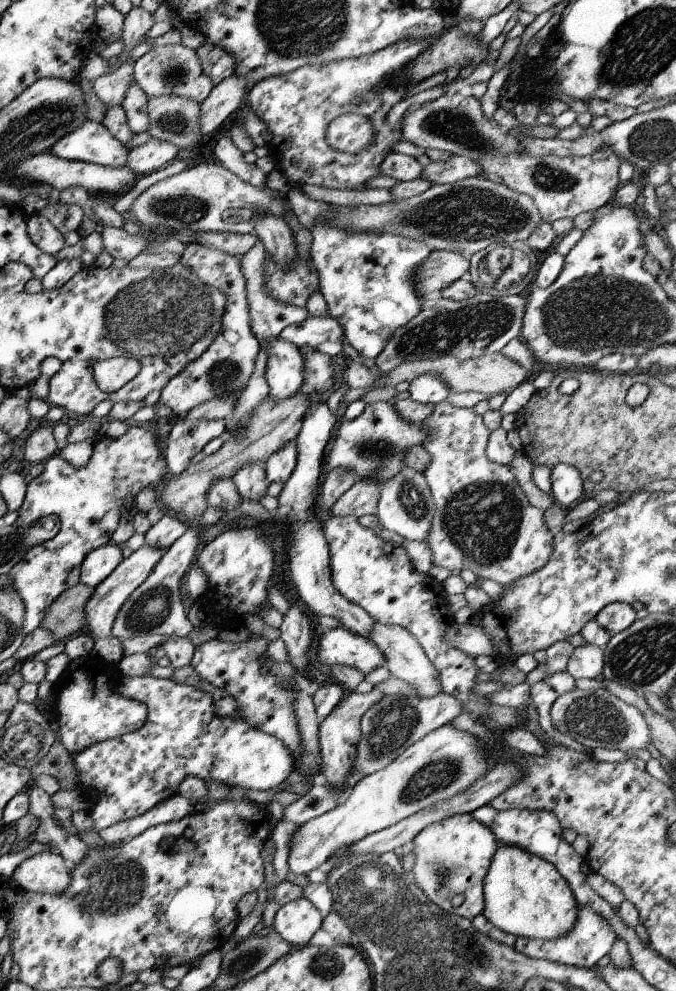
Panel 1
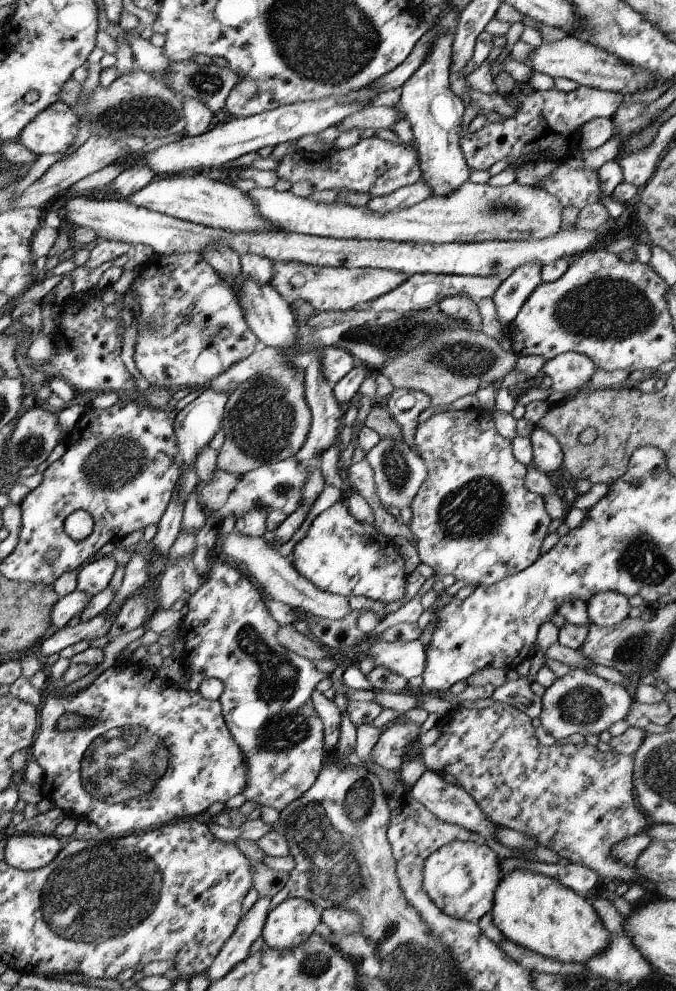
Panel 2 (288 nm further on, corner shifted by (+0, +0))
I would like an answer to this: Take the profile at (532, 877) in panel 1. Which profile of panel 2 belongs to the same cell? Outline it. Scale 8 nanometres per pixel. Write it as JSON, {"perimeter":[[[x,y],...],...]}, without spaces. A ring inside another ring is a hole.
{"perimeter":[[[521,870],[507,874],[495,890],[491,918],[493,918],[493,924],[497,926],[497,930],[505,936],[505,940],[511,940],[511,942],[535,952],[535,954],[541,954],[543,958],[559,960],[561,964],[583,966],[591,958],[601,956],[611,944],[611,932],[599,920],[591,900],[565,888],[559,880],[547,878],[541,874],[531,874],[531,872],[521,872]]]}

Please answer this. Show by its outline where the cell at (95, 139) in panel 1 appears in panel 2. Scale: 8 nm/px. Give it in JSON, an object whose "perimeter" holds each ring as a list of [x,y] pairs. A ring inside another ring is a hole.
{"perimeter":[[[61,100],[41,110],[17,136],[27,150],[41,154],[65,152],[79,130],[79,116]]]}

